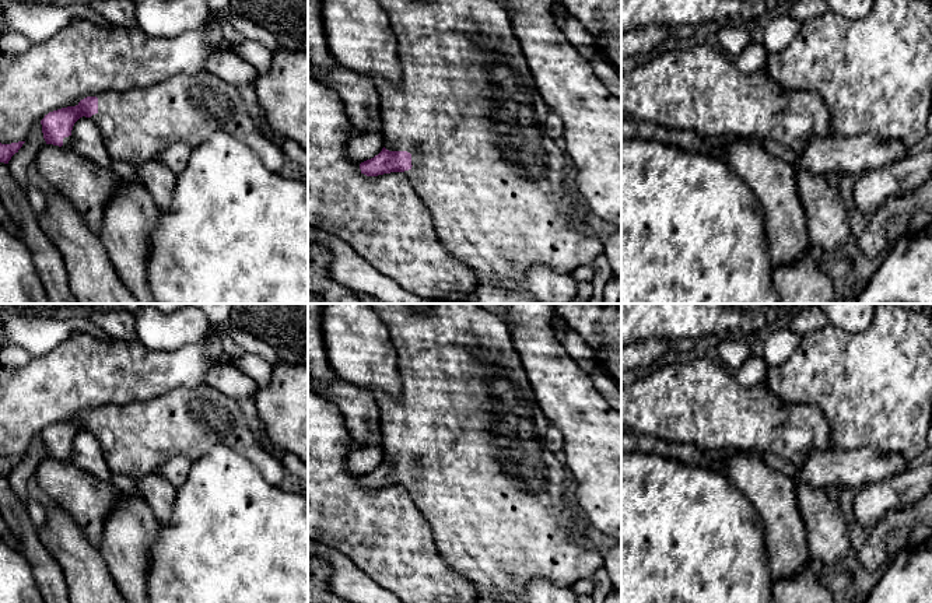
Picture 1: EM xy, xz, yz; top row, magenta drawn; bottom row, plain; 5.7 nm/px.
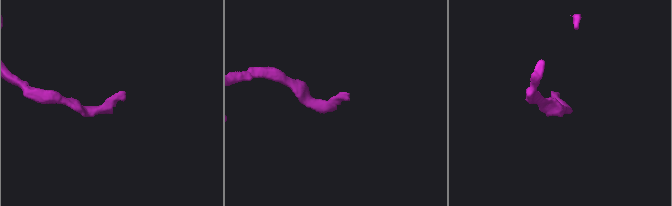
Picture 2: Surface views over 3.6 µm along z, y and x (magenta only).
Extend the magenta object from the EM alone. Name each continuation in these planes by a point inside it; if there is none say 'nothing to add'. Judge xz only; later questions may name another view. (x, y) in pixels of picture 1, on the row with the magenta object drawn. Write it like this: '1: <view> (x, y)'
1: xz (466, 108)

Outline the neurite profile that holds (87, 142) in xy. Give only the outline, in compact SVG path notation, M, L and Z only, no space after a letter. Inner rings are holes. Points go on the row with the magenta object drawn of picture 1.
M80 118L71 130L71 148L85 159L95 162L102 168L111 168L109 155L102 133L90 118Z

